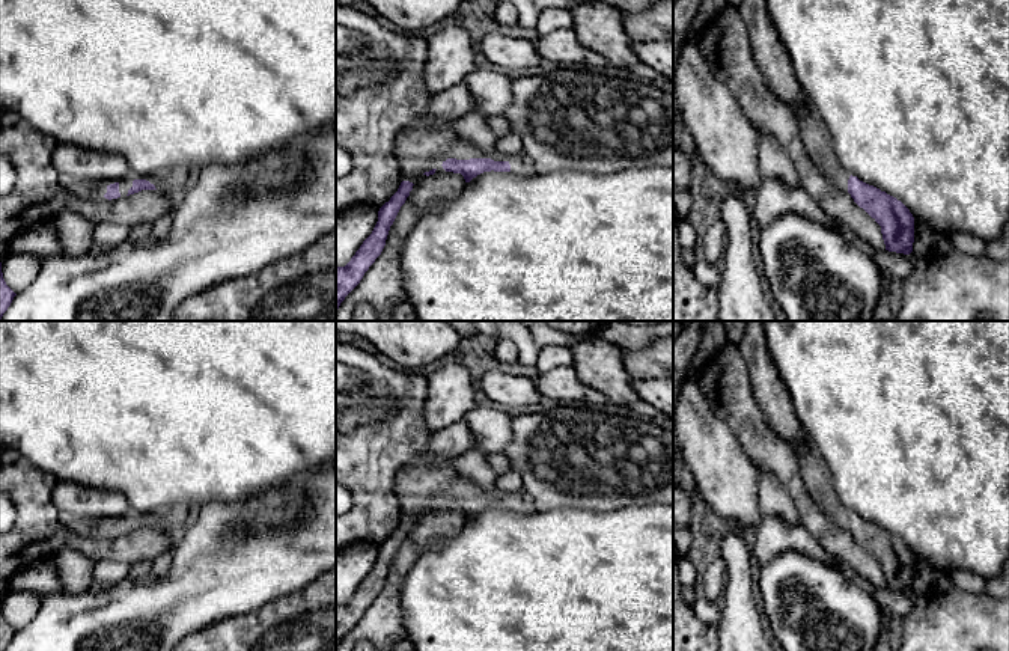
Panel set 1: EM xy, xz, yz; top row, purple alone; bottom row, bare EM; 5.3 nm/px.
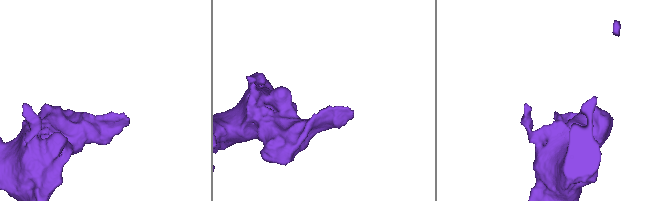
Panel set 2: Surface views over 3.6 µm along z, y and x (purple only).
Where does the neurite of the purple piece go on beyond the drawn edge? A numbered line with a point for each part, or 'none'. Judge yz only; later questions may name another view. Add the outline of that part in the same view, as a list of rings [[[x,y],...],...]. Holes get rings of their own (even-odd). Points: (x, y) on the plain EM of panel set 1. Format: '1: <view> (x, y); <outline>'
1: yz (812, 467); [[[807,434],[806,442],[797,446],[794,451],[800,464],[803,481],[812,500],[831,521],[843,529],[848,529],[848,517],[851,512],[836,496],[831,487],[831,478],[825,470],[824,460],[813,439]]]

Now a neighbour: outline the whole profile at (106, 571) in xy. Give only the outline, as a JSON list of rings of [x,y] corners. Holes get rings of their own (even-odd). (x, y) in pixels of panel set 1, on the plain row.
[[[98,561],[95,564],[92,580],[101,585],[116,585],[120,580],[127,579],[130,574],[131,565],[114,561]]]

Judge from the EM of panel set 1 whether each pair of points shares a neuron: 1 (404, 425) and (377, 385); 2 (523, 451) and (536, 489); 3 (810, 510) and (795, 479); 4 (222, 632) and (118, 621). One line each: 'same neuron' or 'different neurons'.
1: same neuron
2: same neuron
3: same neuron
4: different neurons

